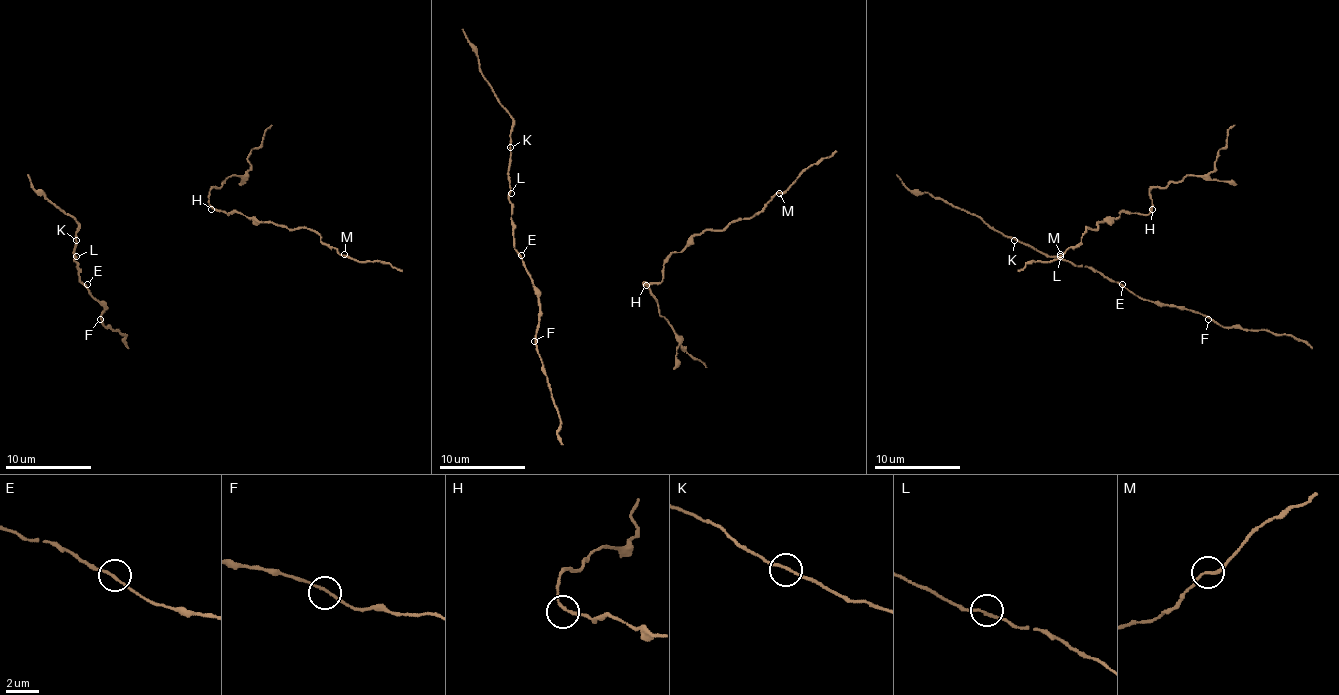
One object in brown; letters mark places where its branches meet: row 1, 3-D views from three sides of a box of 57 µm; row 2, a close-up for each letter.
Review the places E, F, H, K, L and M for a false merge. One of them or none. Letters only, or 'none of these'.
none of these

